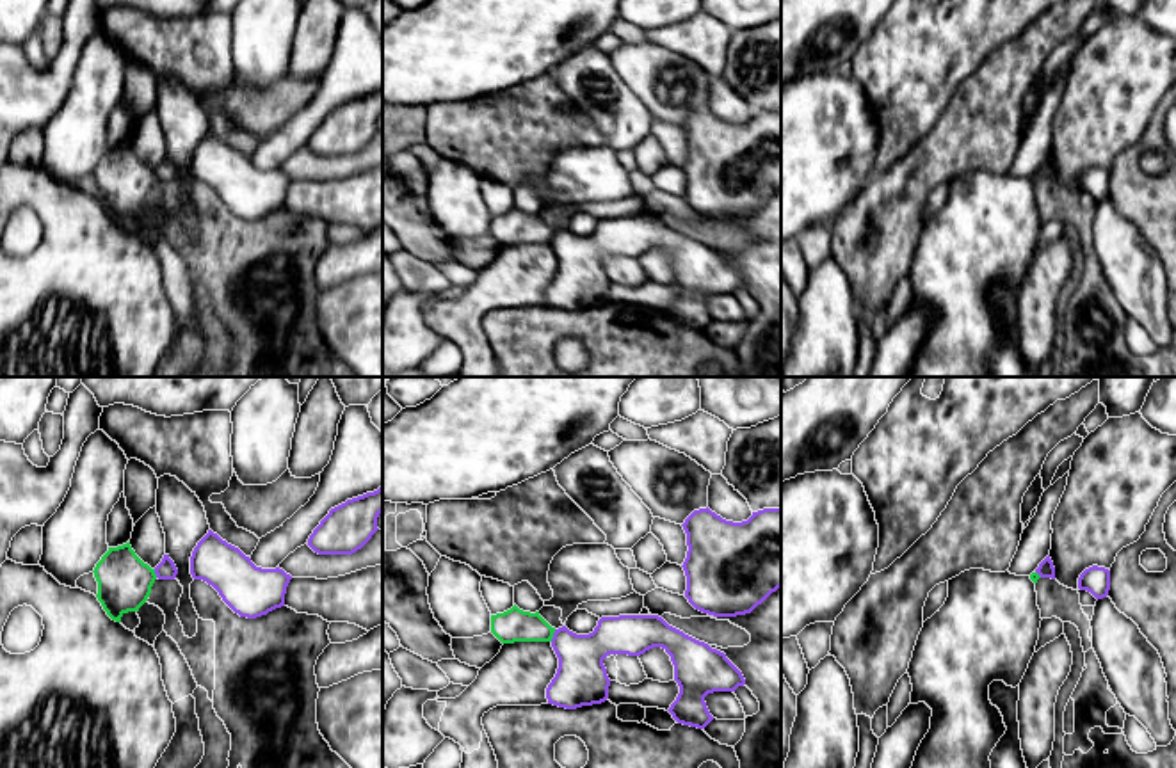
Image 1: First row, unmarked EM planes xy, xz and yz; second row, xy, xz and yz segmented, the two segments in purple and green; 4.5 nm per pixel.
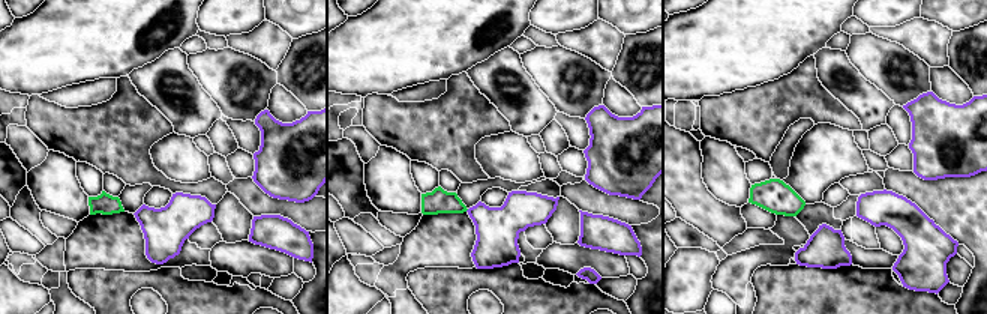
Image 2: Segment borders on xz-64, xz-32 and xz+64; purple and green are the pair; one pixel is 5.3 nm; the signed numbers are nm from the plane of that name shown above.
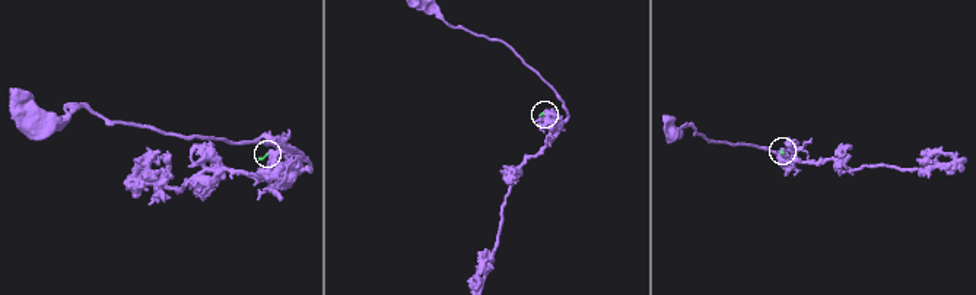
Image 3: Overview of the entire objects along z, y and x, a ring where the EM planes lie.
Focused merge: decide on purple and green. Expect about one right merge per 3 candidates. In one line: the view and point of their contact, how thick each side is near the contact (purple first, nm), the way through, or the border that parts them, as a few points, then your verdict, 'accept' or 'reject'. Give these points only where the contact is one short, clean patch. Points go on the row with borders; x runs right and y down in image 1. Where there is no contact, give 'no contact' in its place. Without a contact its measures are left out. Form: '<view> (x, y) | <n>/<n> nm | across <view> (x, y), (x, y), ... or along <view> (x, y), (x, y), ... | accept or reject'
xz (554, 635) | 240/150 nm | along xz (555, 630), (550, 640) | reject

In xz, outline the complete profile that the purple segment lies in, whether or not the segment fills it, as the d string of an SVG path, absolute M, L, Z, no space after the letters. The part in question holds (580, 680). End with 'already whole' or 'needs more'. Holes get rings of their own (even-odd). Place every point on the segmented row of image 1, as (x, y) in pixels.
M658 615L601 617L589 635L562 626L555 629L552 647L559 668L546 688L546 699L566 709L608 699L610 679L603 665L608 654L640 656L653 647L662 647L674 665L680 693L667 711L678 724L705 729L713 720L705 697L745 684L724 652L669 626Z; already whole

